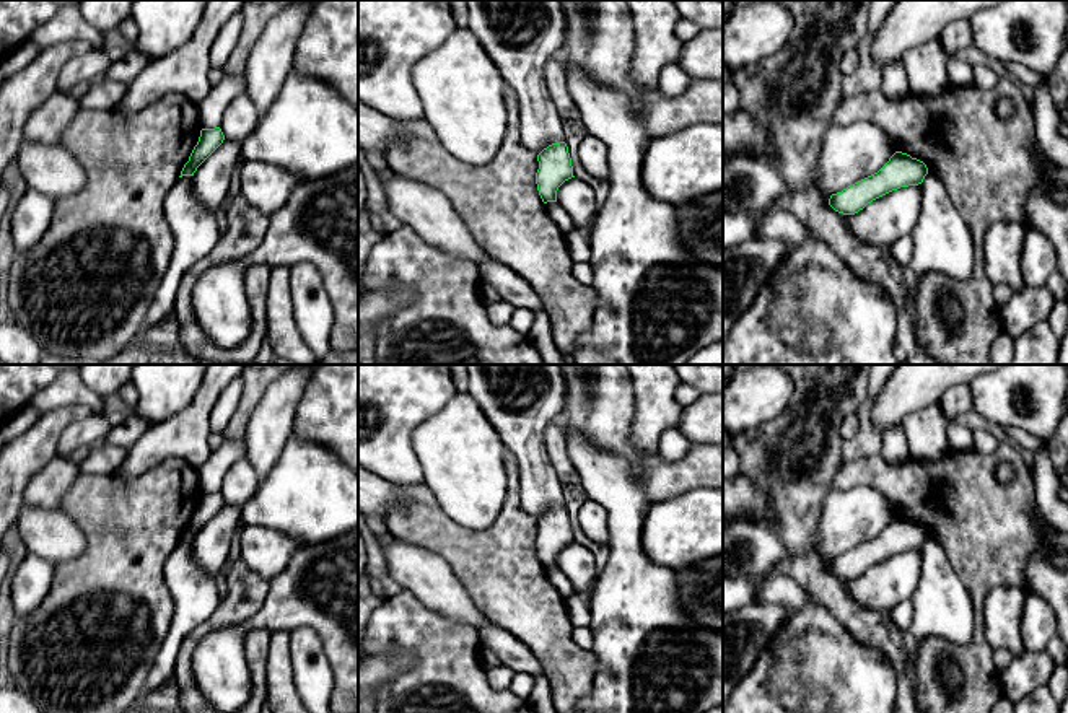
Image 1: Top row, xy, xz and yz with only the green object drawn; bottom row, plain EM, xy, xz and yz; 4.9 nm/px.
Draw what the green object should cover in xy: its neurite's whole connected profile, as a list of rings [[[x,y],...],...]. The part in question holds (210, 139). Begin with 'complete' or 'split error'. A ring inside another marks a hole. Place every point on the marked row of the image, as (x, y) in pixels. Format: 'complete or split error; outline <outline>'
complete; outline [[[220,127],[202,129],[197,145],[194,147],[189,161],[184,164],[181,176],[194,176],[197,168],[223,143],[225,135]]]

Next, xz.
complete; outline [[[565,142],[552,143],[537,155],[536,184],[544,203],[557,202],[558,187],[575,177],[571,158]]]

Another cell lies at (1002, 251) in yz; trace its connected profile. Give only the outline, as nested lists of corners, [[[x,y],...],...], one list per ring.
[[[993,221],[983,238],[982,259],[993,283],[1005,283],[1013,291],[1022,290],[1022,243],[1026,226],[1018,221]]]

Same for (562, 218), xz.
[[[557,202],[544,203],[545,212],[555,221],[555,225],[562,230],[563,234],[568,234],[575,228],[575,221],[570,213]]]

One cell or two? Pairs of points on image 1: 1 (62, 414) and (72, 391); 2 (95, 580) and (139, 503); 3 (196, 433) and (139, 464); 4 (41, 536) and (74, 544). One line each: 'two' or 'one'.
1: two
2: one
3: one
4: one

